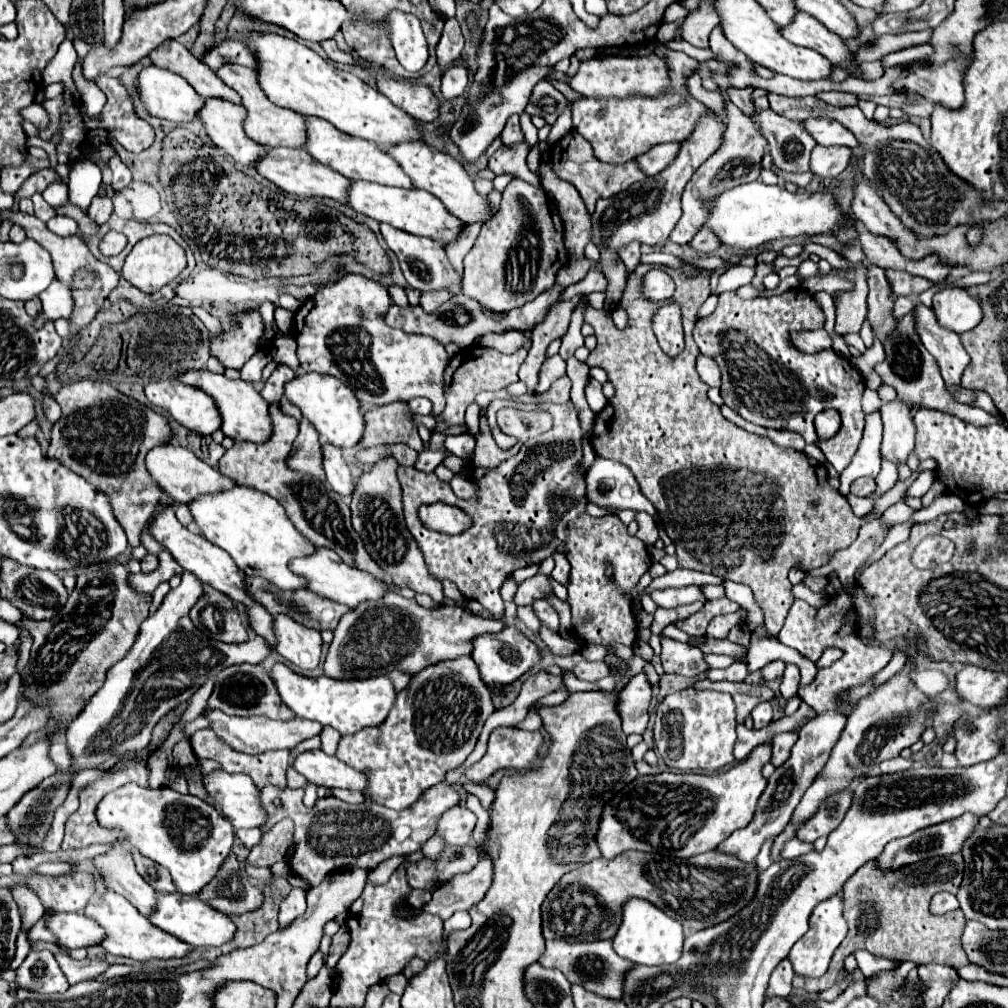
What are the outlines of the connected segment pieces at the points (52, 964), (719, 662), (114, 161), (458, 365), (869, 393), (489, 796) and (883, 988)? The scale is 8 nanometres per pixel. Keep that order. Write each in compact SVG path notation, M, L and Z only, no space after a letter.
M48 950L30 952L26 956L26 960L16 970L16 984L24 990L40 994L56 994L70 988L54 954Z
M704 654L704 659L710 668L727 668L736 661L747 662L747 654L741 658L733 658L727 655Z
M118 156L110 158L110 170L114 172L114 188L116 190L126 188L132 176L130 176L130 170L126 168L126 164L122 164L122 160Z
M472 348L472 350L466 350L466 352L458 352L448 368L446 368L446 374L444 374L444 380L446 380L446 408L440 416L436 416L438 420L438 430L444 430L448 426L454 426L454 424L464 424L464 412L466 408L474 402L476 394L482 392L482 390L502 390L506 388L508 384L516 382L518 380L518 368L522 366L526 358L526 350L518 350L516 354L500 354L496 350L490 350L490 348Z
M866 390L864 398L862 398L862 406L866 412L876 412L880 408L880 398L874 390Z
M466 782L464 784L464 790L468 792L468 794L474 794L478 800L480 800L480 804L486 808L486 810L490 810L490 806L492 806L492 802L494 802L494 790L488 786L488 784L476 784L476 782Z
M900 962L900 964L898 964L896 968L892 968L892 970L878 972L878 974L872 978L870 986L868 986L868 994L874 996L874 998L880 1000L880 1002L888 1002L890 996L892 996L892 992L898 990L898 986L902 984L902 980L908 976L908 972L910 972L912 968L916 968L914 962Z

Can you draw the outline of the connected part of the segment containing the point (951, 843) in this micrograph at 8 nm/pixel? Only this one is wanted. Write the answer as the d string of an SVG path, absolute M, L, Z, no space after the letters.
M962 814L960 818L956 820L948 820L948 822L942 822L938 826L928 826L912 836L906 836L906 838L898 838L898 840L892 840L888 842L888 846L884 848L882 852L882 858L878 856L876 858L876 868L880 868L882 872L888 872L890 868L892 870L898 870L898 868L904 868L908 864L914 864L914 862L920 862L920 860L928 860L928 858L934 858L934 856L948 856L948 854L954 854L954 852L960 852L962 850L962 844L966 842L966 838L976 830L976 824L978 824L978 816L976 814Z

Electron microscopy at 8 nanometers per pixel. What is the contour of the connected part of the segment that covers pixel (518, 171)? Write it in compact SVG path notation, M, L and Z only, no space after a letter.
M518 142L514 146L500 146L488 160L488 166L494 174L510 172L518 178L524 178L526 182L532 182L534 186L540 186L538 176L532 174L526 166L526 156L530 152L530 146L526 142Z

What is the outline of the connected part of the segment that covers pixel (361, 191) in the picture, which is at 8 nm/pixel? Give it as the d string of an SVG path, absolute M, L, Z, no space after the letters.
M354 182L352 190L348 190L348 204L356 212L366 214L376 222L389 224L414 236L436 240L442 246L456 242L466 228L466 224L460 222L456 216L452 216L436 196L424 190L400 190L400 188L380 186L374 182Z

